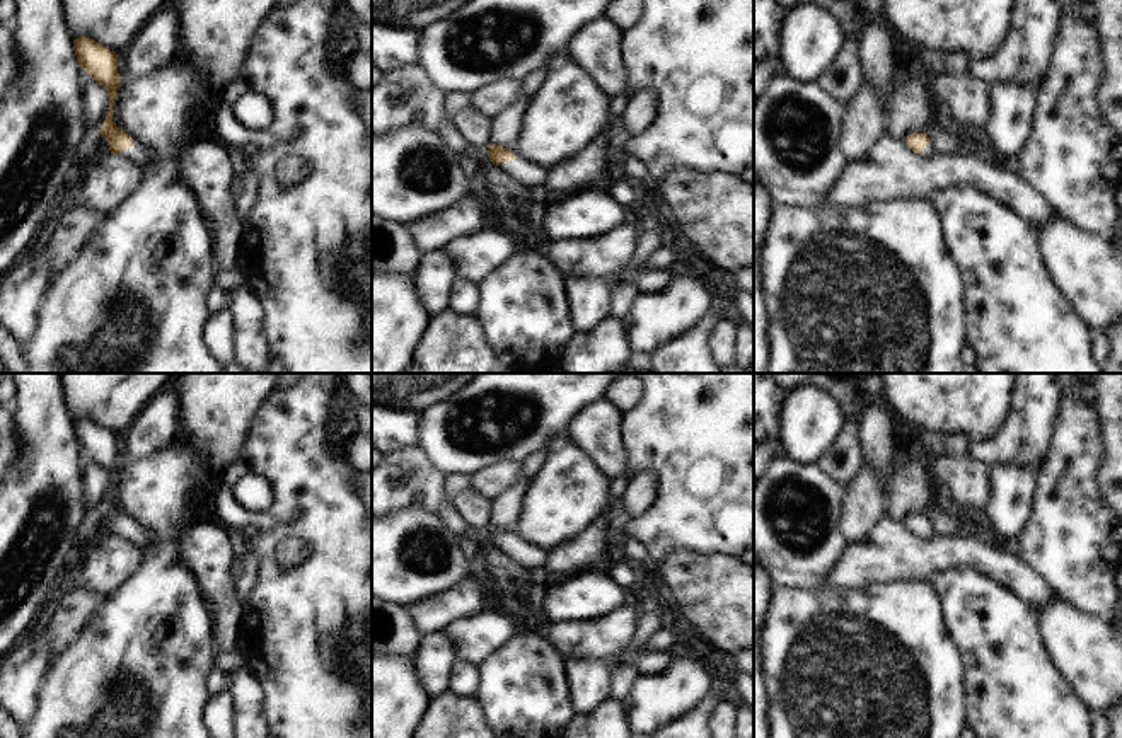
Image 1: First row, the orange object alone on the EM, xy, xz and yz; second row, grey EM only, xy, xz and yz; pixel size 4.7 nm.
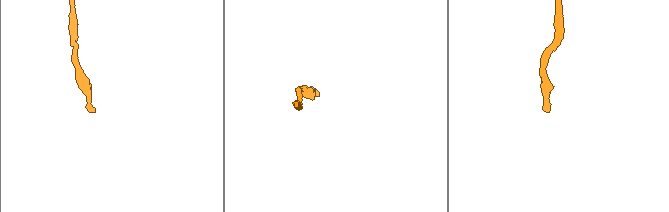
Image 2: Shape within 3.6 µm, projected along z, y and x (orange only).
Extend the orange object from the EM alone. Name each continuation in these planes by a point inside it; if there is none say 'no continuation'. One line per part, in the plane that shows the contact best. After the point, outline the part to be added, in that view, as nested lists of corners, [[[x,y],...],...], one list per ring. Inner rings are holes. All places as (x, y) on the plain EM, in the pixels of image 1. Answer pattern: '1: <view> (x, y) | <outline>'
1: xz (531, 558) | [[[506,542],[498,545],[506,556],[510,556],[517,564],[525,569],[539,573],[542,562],[546,561],[546,554],[542,549],[535,545],[523,545],[520,542]]]

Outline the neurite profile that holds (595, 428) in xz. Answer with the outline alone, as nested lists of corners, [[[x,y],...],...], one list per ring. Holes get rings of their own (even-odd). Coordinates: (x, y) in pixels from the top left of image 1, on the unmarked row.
[[[604,397],[583,406],[566,428],[566,443],[583,450],[609,479],[626,470],[621,418]]]

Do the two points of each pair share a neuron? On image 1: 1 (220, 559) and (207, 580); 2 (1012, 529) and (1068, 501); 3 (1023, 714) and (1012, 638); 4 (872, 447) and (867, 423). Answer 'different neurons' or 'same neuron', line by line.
1: same neuron
2: different neurons
3: same neuron
4: same neuron

